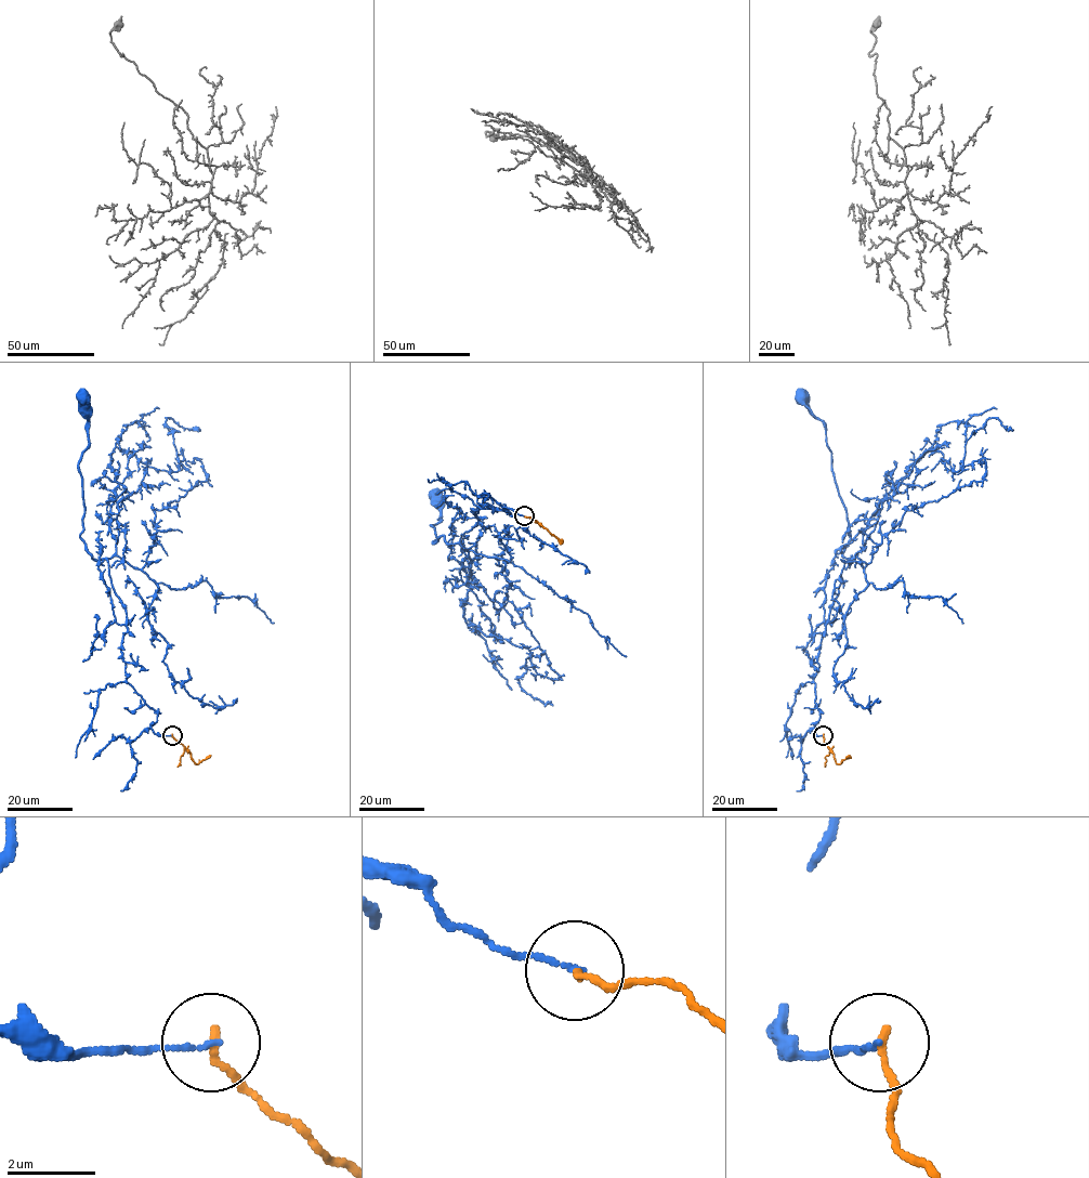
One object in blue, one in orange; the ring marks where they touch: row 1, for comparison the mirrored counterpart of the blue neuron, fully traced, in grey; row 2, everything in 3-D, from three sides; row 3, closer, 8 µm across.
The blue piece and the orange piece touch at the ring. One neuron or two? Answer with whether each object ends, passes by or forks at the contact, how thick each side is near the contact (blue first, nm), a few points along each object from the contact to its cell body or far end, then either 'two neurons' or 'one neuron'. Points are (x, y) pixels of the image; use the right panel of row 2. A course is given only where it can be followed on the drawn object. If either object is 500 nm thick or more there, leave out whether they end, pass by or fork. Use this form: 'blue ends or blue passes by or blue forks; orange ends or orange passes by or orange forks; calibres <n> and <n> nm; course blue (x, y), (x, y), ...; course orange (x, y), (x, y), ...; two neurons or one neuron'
blue ends; orange ends; calibres 110 and 170 nm; course blue (823, 735), (814, 733), (819, 712), (813, 677), (850, 538), (825, 424), (800, 396); course orange (823, 735), (838, 763), (849, 755); two neurons

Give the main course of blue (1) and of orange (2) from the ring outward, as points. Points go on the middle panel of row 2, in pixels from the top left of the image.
1: (524, 516), (479, 507), (479, 522), (458, 542), (443, 536), (433, 544), (431, 524), (441, 520), (436, 493)
2: (524, 516), (532, 516), (563, 542)

